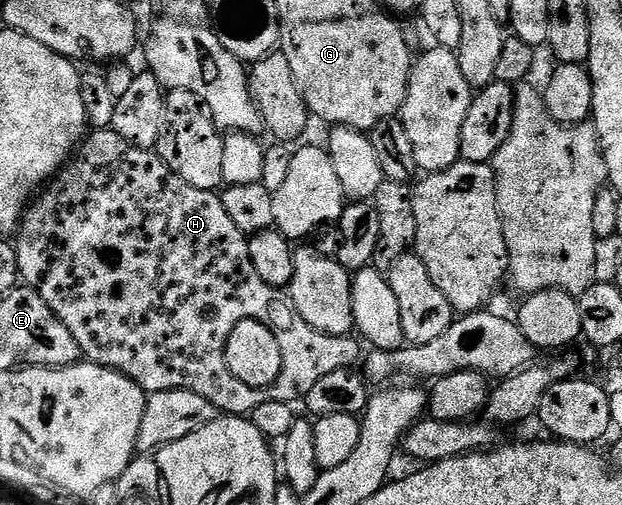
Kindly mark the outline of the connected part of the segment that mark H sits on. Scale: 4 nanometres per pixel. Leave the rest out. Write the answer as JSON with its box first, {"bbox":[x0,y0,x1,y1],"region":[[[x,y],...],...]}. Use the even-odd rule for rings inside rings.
{"bbox":[16,128,364,415],"region":[[[113,128],[93,130],[79,144],[70,160],[58,170],[49,188],[39,192],[31,200],[16,234],[16,248],[20,259],[21,280],[29,288],[35,289],[56,315],[56,319],[60,319],[60,323],[64,323],[64,327],[72,331],[72,339],[76,339],[76,343],[82,348],[82,357],[93,361],[95,365],[103,365],[122,373],[135,381],[147,395],[177,389],[196,391],[196,395],[204,395],[208,403],[215,405],[219,414],[250,415],[256,407],[260,407],[260,403],[301,402],[308,391],[312,391],[312,386],[319,379],[324,379],[324,375],[337,369],[357,366],[364,357],[364,349],[357,336],[329,337],[316,331],[308,323],[304,323],[286,289],[277,289],[260,279],[256,267],[252,267],[247,234],[242,233],[236,223],[232,223],[217,192],[184,183],[184,179],[180,179],[176,171],[162,162],[157,152],[141,149],[120,139]]]}

